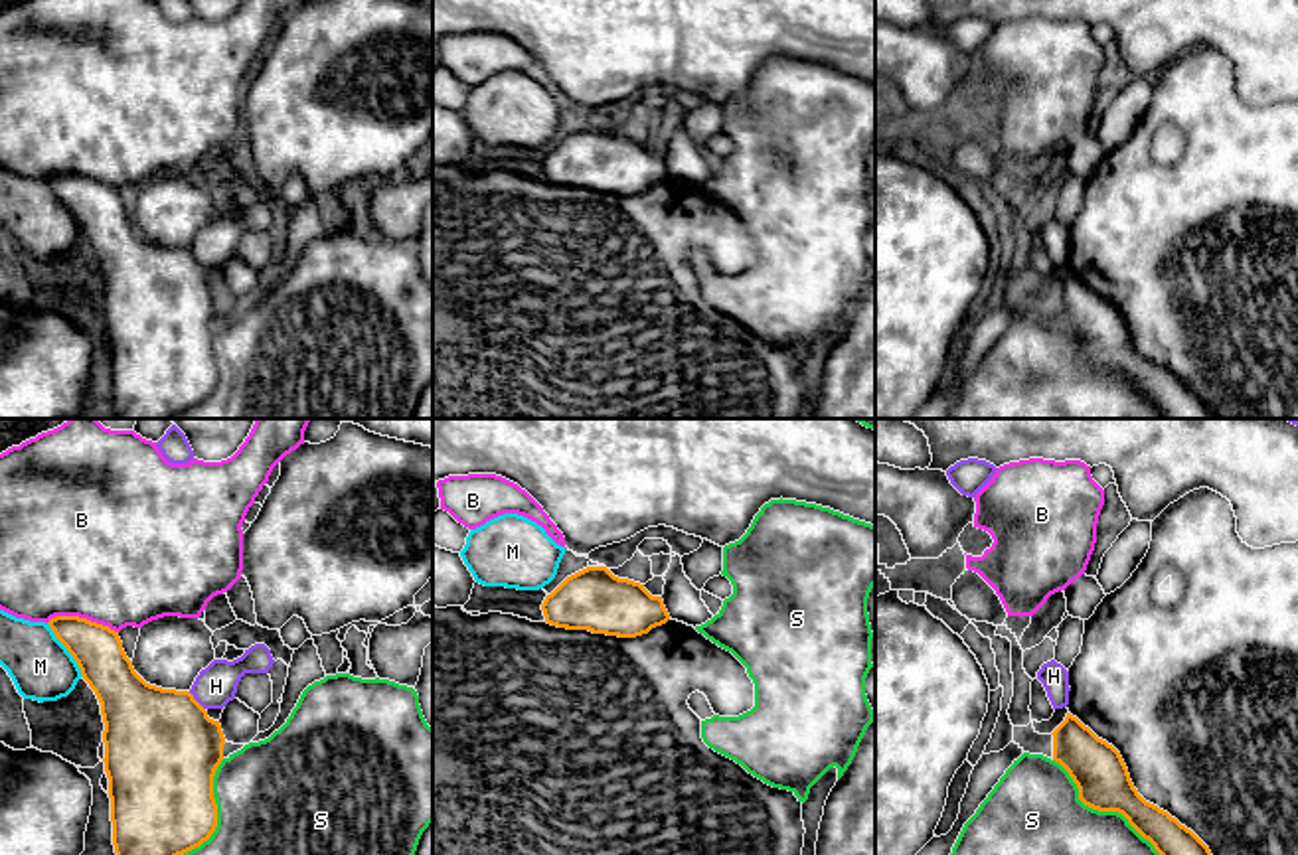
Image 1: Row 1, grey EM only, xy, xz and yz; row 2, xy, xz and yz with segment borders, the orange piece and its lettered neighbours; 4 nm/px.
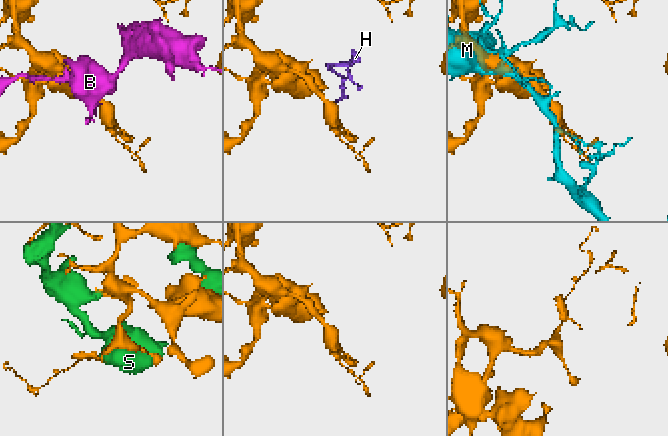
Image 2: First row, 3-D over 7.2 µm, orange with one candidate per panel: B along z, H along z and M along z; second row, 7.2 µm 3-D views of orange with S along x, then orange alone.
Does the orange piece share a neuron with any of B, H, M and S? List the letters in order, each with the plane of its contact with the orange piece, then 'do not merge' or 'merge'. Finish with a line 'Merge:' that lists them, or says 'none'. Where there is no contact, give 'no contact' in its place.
B: contact in xy; do not merge
H: contact in xy; do not merge
M: contact in xy; do not merge
S: contact in yz; do not merge
Merge: none

